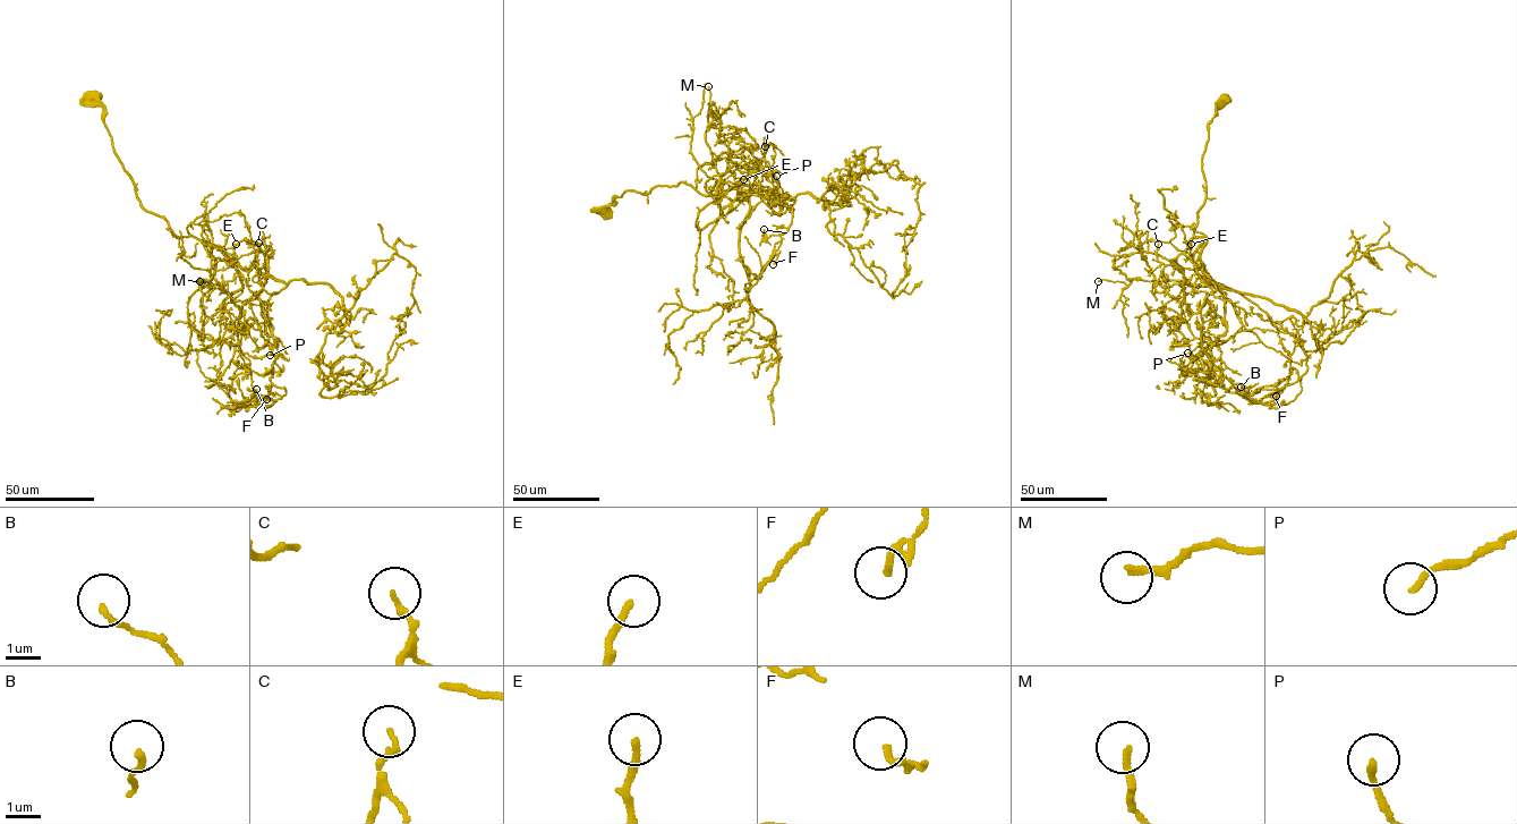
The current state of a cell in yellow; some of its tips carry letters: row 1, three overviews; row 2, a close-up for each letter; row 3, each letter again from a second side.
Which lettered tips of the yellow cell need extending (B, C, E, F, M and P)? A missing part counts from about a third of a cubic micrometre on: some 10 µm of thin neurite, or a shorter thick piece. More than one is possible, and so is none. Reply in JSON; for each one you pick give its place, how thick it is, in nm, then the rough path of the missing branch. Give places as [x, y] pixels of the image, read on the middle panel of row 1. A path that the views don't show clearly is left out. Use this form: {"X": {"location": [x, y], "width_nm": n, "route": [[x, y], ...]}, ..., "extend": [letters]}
{"P": {"location": [776, 176], "width_nm": 180}, "extend": ["P"]}

